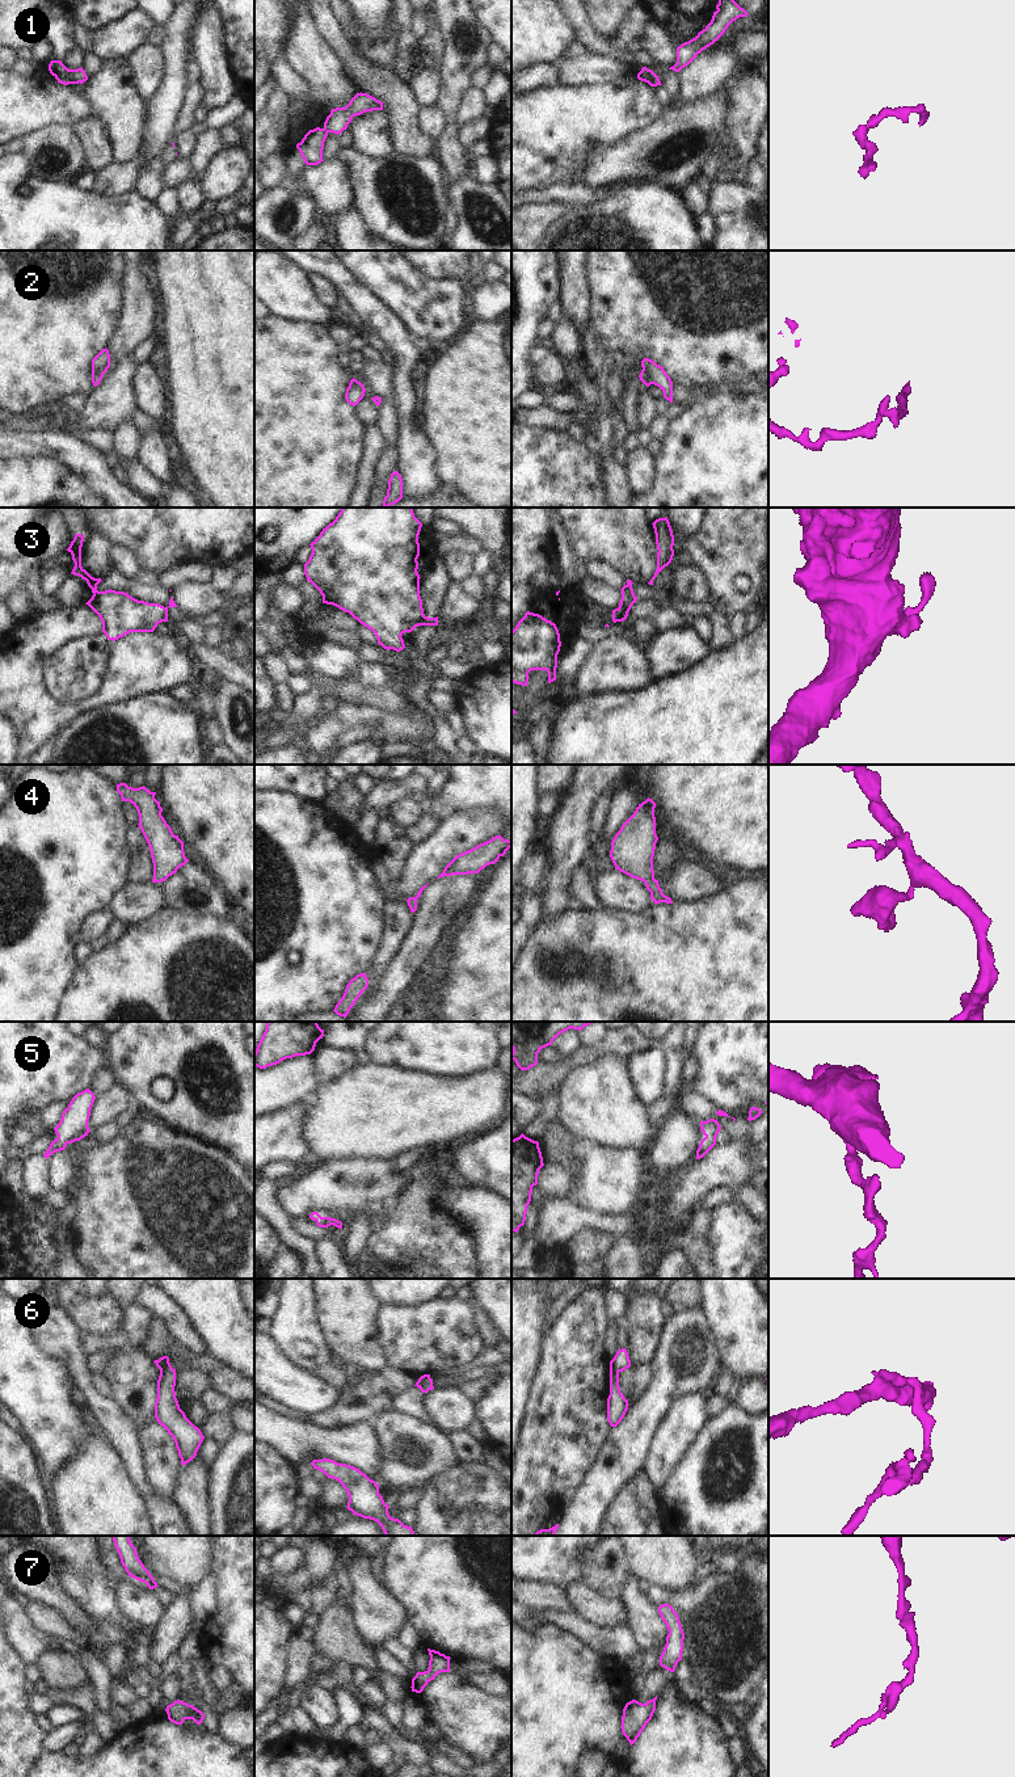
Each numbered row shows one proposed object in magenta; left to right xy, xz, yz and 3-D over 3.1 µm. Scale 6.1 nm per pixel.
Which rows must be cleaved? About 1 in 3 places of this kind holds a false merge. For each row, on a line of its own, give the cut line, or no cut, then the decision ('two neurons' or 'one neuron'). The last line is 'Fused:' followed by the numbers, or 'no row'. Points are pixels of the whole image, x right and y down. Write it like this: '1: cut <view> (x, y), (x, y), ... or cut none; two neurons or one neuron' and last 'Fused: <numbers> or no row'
1: cut xy (68, 70), (68, 80), (71, 83); two neurons
2: cut yz (643, 369), (652, 383); two neurons
3: cut yz (618, 607), (619, 613), (627, 614); two neurons
4: cut none; one neuron
5: cut none; one neuron
6: cut none; one neuron
7: cut none; one neuron
Fused: 1, 2, 3

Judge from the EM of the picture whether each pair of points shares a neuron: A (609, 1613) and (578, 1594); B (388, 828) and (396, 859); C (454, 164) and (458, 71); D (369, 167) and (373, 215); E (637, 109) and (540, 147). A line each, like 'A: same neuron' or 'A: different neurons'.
A: same neuron
B: same neuron
C: same neuron
D: same neuron
E: same neuron

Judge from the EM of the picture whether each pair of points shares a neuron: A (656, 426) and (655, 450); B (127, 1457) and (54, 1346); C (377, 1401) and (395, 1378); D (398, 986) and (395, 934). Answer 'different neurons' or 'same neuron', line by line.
A: different neurons
B: same neuron
C: same neuron
D: different neurons

